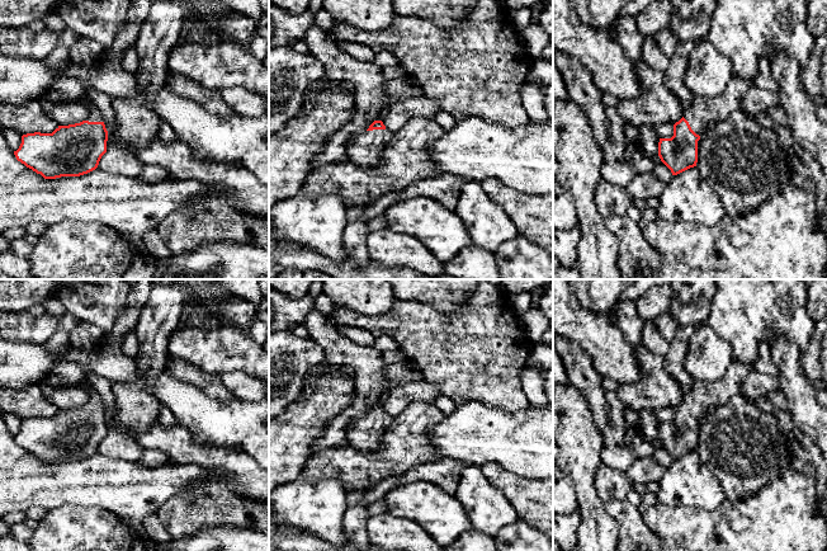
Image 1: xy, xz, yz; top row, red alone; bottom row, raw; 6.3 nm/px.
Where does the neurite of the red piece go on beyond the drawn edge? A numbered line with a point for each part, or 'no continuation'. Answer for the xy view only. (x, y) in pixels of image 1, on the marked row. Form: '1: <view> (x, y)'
1: xy (94, 114)

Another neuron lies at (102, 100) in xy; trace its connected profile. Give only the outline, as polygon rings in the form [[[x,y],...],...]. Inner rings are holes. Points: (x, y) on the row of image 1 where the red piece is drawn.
[[[91,88],[85,89],[85,96],[103,114],[105,128],[108,133],[112,133],[115,123],[114,109],[112,105],[114,98],[107,93],[96,91]]]

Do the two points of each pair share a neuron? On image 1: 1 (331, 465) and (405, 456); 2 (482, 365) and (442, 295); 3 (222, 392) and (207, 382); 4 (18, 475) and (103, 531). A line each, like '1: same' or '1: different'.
1: same
2: different
3: same
4: different

